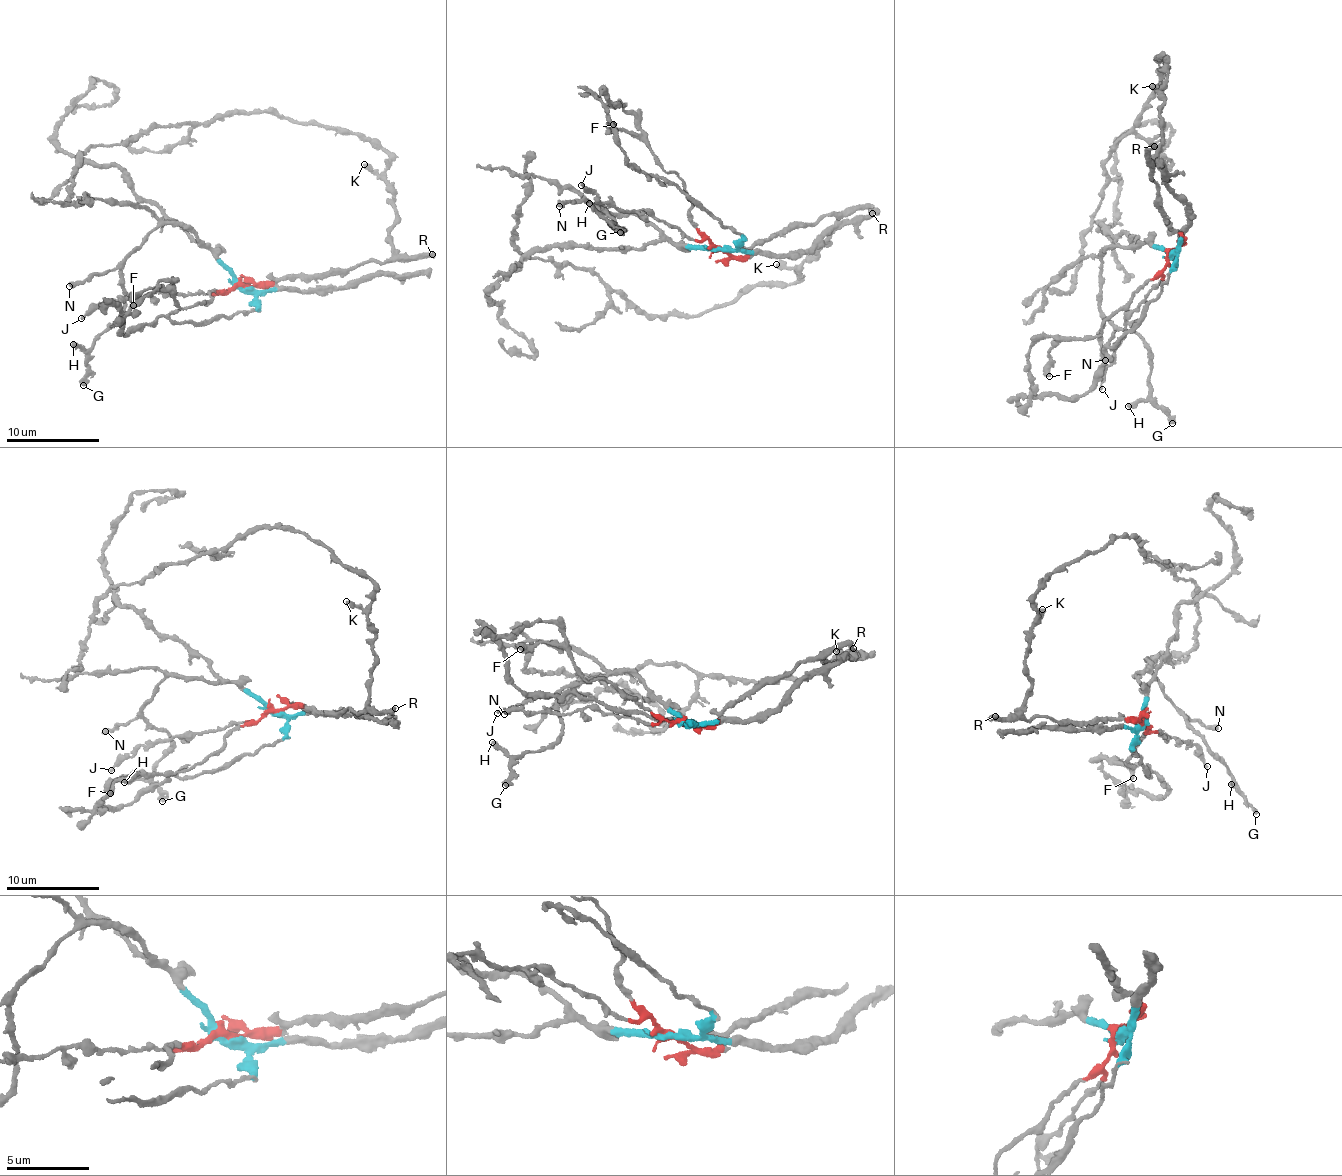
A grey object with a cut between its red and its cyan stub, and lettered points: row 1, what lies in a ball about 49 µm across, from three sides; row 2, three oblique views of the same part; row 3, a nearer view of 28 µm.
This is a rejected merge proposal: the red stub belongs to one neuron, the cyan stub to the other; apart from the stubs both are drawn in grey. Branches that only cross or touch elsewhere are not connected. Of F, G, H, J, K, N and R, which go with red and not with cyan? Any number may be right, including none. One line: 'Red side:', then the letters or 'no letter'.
Red side: F, J, K, R

